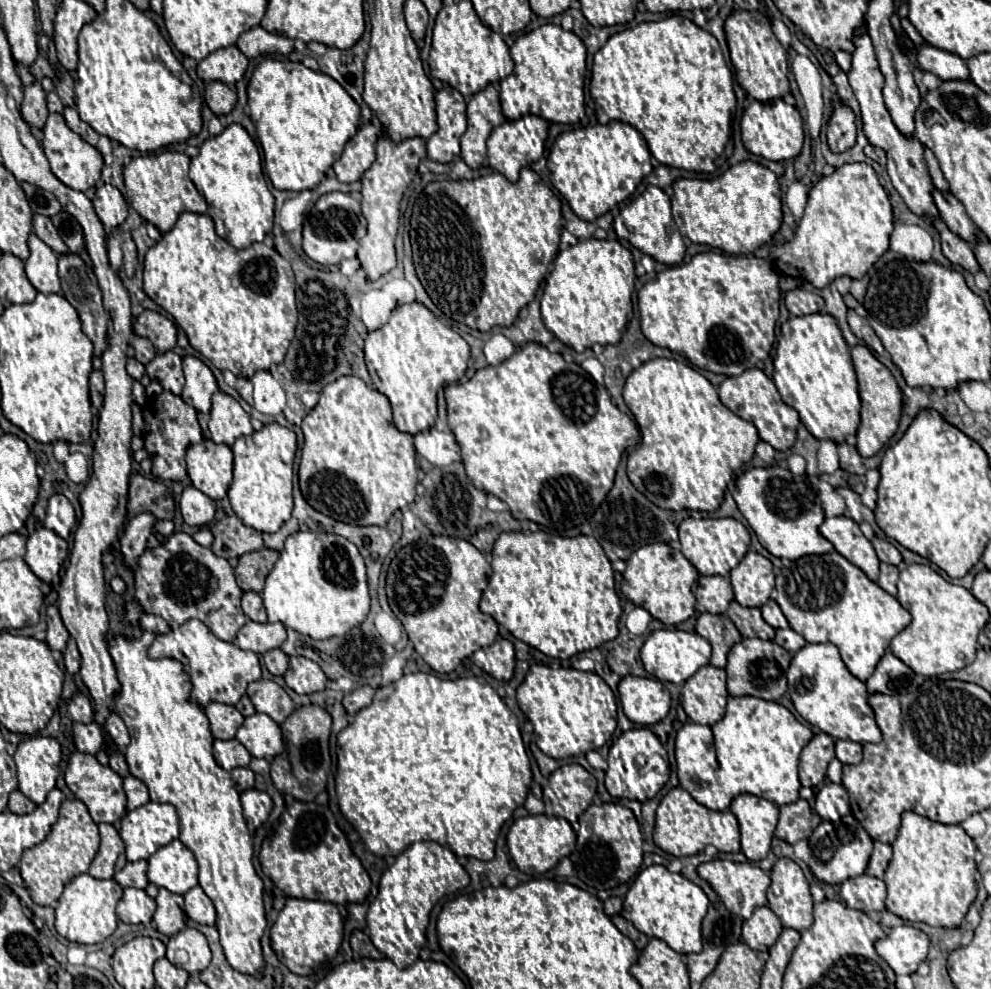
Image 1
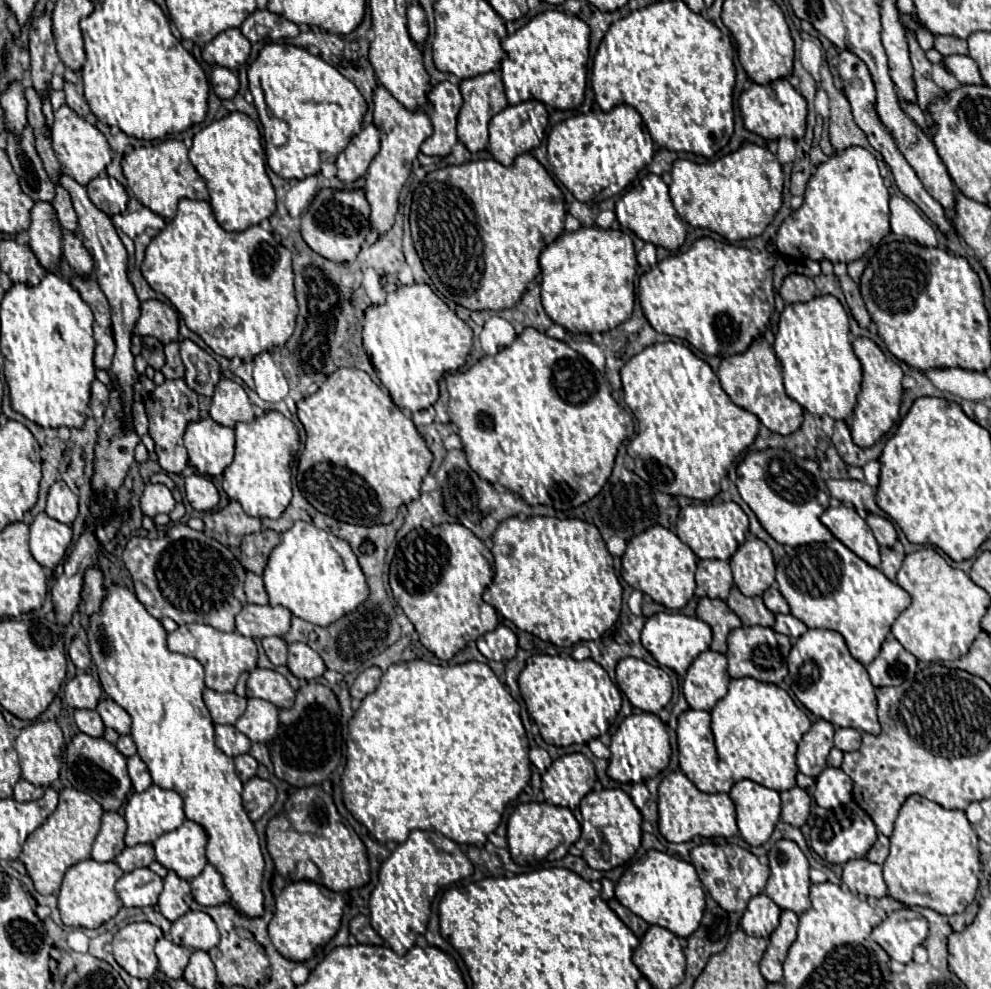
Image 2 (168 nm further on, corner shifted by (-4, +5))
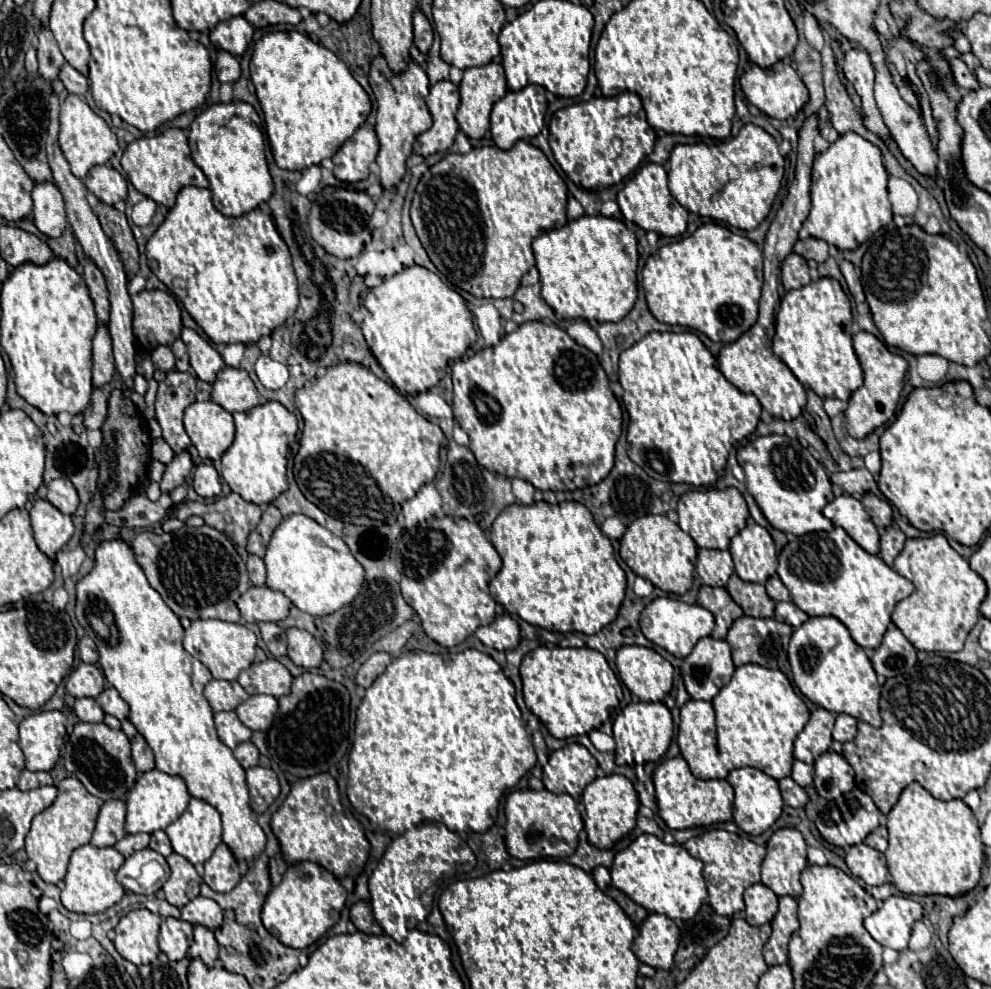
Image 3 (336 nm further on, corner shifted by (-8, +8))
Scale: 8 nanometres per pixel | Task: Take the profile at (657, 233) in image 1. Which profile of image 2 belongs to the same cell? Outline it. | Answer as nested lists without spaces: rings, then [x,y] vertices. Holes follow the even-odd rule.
[[[647,174],[637,186],[633,186],[629,192],[625,192],[615,206],[615,214],[617,220],[623,228],[629,228],[635,236],[639,236],[643,242],[651,242],[655,246],[661,246],[665,250],[679,250],[685,242],[685,222],[677,216],[671,196],[669,196],[669,188],[663,182],[661,176],[655,174]]]

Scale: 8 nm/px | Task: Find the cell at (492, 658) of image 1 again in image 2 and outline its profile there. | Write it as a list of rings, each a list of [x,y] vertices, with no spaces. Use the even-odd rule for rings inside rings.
[[[497,626],[493,632],[481,636],[476,644],[487,659],[497,662],[507,662],[517,652],[517,636],[507,626]]]

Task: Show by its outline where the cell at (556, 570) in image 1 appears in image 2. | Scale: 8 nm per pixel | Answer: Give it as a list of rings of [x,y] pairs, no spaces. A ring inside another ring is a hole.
[[[535,516],[525,522],[507,518],[493,534],[491,552],[495,556],[495,578],[485,590],[483,600],[519,630],[555,646],[575,646],[583,640],[601,638],[617,622],[621,612],[621,584],[613,570],[613,556],[607,552],[607,546],[593,524],[545,516]]]

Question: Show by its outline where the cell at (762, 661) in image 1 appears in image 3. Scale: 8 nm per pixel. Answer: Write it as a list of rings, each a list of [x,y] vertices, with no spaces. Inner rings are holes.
[[[739,617],[725,637],[733,651],[733,663],[757,663],[769,669],[783,669],[787,665],[787,653],[781,643],[781,635],[777,629],[777,621],[755,619],[755,617]]]

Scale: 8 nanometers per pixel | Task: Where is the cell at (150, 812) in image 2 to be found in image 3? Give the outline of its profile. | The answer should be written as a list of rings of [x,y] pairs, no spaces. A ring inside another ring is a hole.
[[[151,769],[147,773],[141,773],[137,777],[135,787],[131,789],[127,797],[127,819],[125,819],[125,831],[127,833],[153,833],[157,829],[165,829],[169,823],[173,823],[189,803],[191,795],[187,791],[185,779],[179,775],[167,775],[159,769]]]

